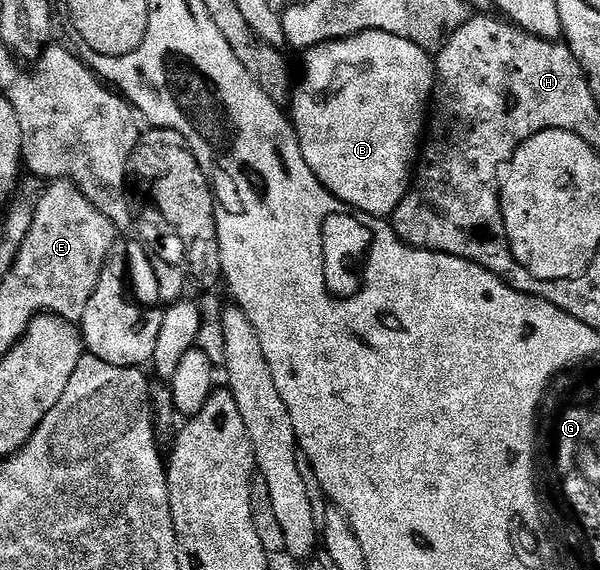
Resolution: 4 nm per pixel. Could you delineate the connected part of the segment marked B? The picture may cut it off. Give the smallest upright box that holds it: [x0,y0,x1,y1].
[289,32,435,218]

